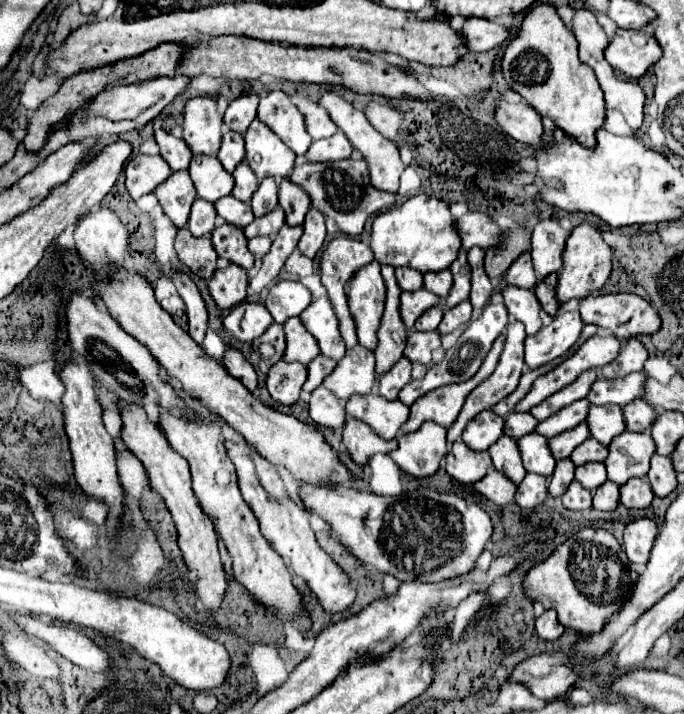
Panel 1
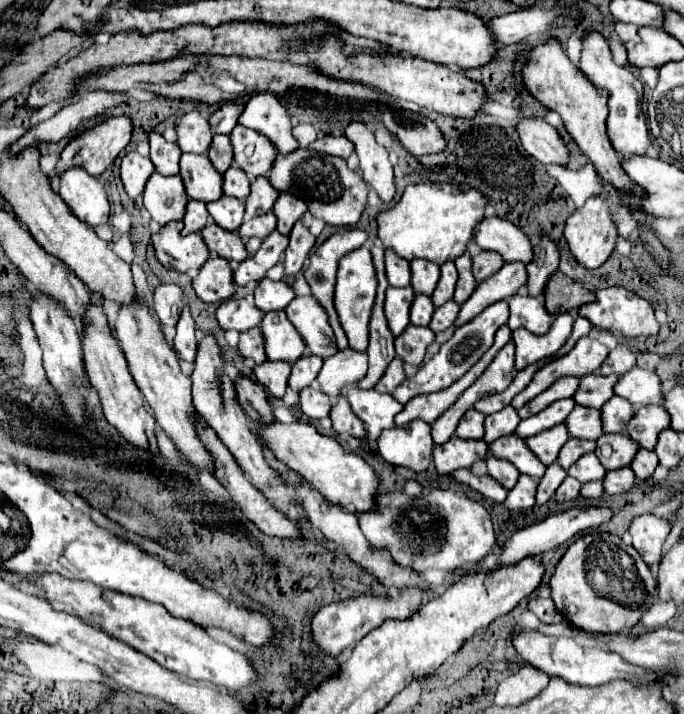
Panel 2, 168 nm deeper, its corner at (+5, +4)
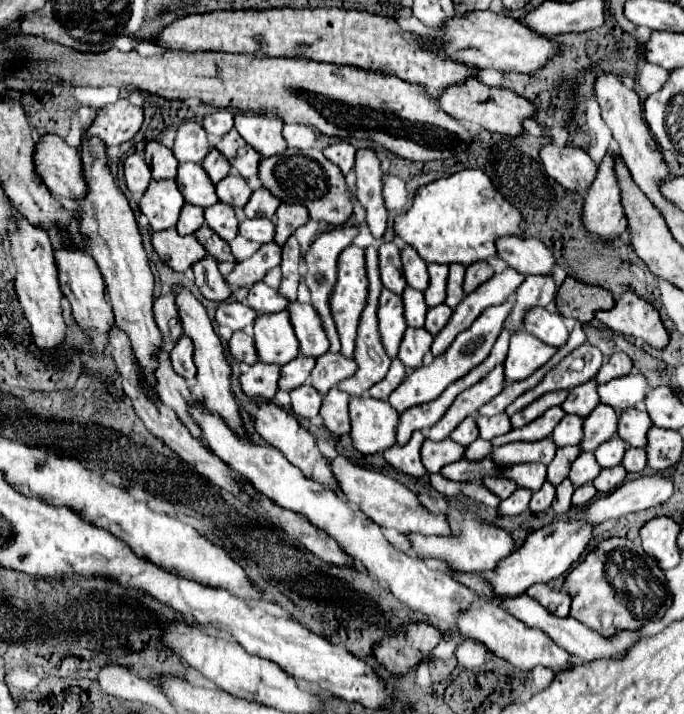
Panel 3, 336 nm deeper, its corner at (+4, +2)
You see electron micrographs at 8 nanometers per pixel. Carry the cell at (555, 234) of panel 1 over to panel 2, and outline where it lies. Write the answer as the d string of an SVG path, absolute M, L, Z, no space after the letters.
M547 236L541 238L541 242L535 246L535 260L527 264L527 290L529 296L541 296L545 292L547 280L557 272L559 268L559 250L555 242L547 240Z

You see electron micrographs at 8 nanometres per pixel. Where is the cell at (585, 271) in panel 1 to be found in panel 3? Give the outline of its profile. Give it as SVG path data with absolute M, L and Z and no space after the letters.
M608 152L586 192L582 226L598 240L612 242L626 230L626 216L620 204L620 190L614 176L614 152Z

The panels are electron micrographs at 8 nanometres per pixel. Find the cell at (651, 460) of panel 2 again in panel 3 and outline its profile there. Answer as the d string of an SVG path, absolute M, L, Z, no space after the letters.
M628 448L626 454L624 454L622 464L628 472L644 472L644 468L648 466L646 450L644 448Z

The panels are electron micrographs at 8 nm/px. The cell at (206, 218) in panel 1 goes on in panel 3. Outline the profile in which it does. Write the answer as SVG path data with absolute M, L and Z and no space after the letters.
M184 204L182 206L182 214L178 220L178 234L180 236L188 236L194 234L200 226L204 224L204 210L200 206L192 206L192 204Z

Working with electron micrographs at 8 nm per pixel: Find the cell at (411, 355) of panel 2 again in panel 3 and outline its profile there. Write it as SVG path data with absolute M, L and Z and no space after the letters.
M408 328L404 332L398 358L402 360L404 366L418 368L422 364L424 354L430 352L432 340L434 338L432 338L432 334L428 334L428 330L424 330L424 328Z

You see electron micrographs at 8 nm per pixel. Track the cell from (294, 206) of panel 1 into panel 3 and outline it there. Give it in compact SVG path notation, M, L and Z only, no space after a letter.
M282 204L276 214L278 214L278 224L276 224L274 242L284 246L288 236L294 234L294 230L298 226L308 222L308 210L304 206L300 206L300 204Z

